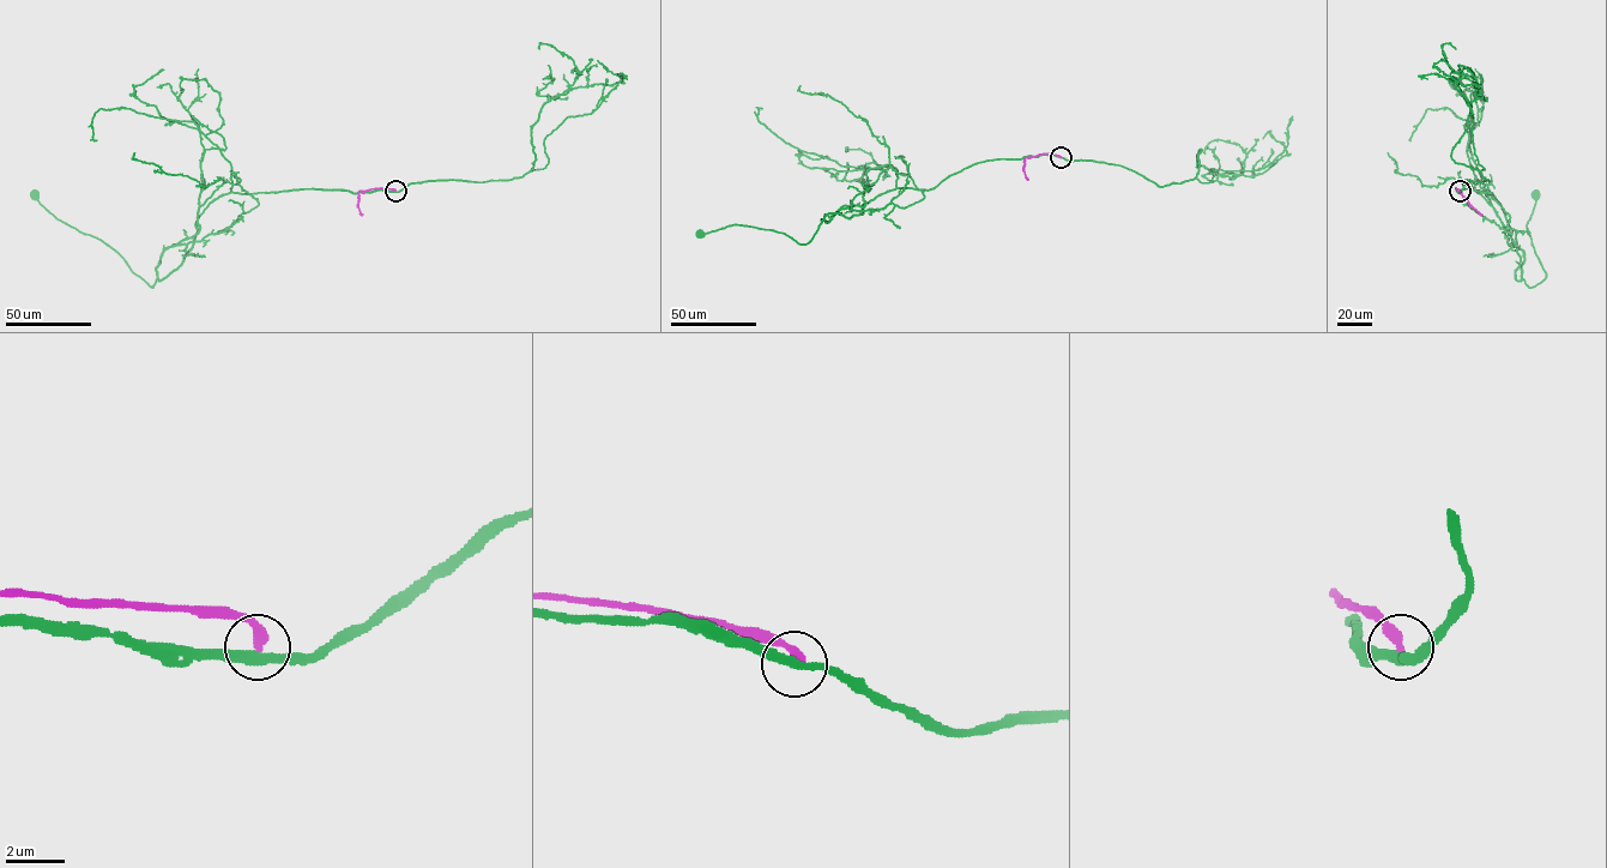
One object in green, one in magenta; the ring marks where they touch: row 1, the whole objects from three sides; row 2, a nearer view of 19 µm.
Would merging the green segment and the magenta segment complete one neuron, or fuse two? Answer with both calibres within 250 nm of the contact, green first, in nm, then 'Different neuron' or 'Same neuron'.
Thickness 320 nm (green) against 400 nm. Different neuron

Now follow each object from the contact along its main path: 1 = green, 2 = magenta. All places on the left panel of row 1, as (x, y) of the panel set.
1: (394, 191), (221, 194), (198, 217), (185, 259), (152, 288), (110, 247), (58, 219), (35, 196)
2: (394, 191), (360, 191), (357, 208), (362, 215)

